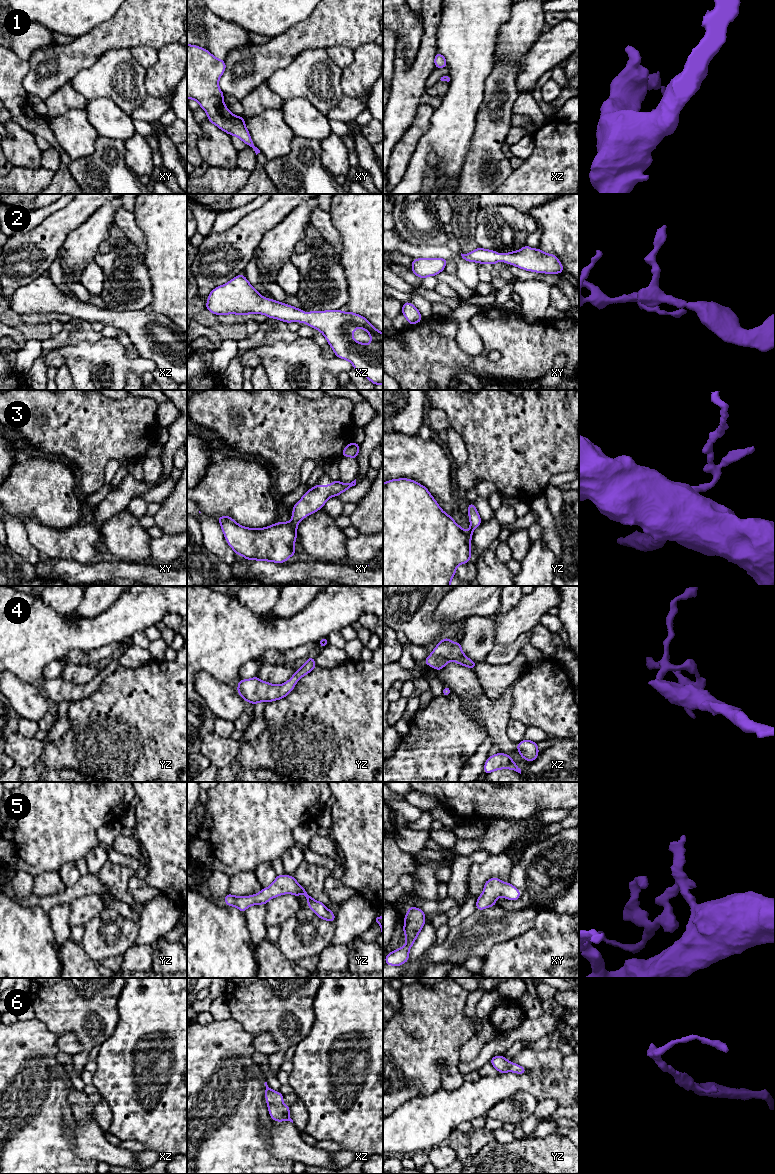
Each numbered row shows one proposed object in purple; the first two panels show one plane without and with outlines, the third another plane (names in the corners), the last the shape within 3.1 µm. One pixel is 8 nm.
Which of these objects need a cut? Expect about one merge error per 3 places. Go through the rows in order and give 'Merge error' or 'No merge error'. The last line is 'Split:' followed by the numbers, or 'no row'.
1: No merge error
2: No merge error
3: No merge error
4: No merge error
5: No merge error
6: No merge error
Split: no row

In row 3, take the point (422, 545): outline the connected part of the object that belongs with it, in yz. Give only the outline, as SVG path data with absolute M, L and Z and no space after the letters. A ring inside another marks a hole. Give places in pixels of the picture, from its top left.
M392 479L383 483L383 586L450 586L456 568L471 560L471 538L482 520L469 502L470 530L461 528L446 514L427 488L412 479Z

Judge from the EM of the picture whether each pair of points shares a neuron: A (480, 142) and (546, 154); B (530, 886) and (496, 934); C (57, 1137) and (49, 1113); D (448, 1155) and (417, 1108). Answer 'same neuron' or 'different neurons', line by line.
A: different neurons
B: different neurons
C: same neuron
D: different neurons

